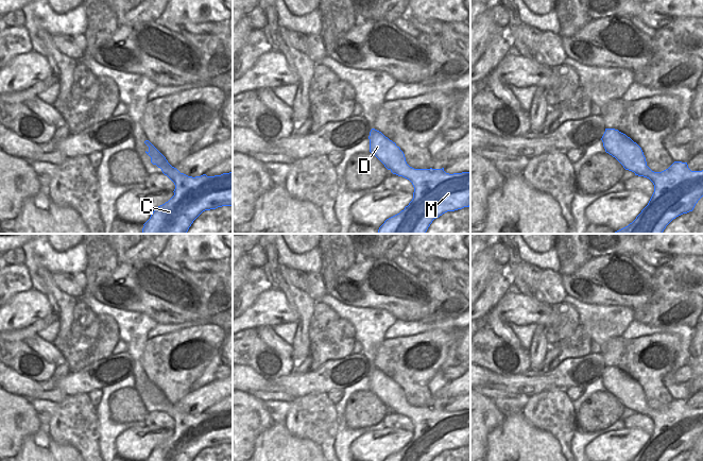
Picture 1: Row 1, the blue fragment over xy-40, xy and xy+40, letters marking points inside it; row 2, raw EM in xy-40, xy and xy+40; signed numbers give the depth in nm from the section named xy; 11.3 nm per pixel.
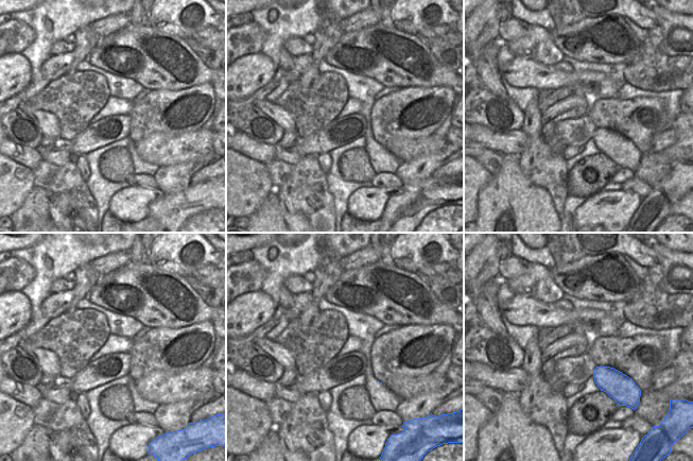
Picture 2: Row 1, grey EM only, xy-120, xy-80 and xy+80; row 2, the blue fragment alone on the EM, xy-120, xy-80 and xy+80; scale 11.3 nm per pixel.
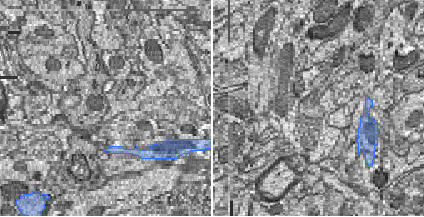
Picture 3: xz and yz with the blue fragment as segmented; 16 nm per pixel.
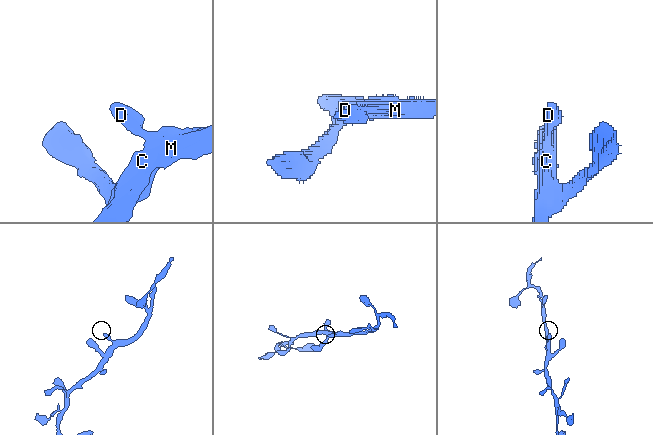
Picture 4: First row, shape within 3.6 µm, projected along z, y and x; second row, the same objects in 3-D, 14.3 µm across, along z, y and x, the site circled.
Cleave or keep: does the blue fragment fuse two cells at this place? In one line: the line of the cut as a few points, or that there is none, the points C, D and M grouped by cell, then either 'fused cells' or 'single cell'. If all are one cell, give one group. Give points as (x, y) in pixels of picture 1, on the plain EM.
no cut; C D M; single cell

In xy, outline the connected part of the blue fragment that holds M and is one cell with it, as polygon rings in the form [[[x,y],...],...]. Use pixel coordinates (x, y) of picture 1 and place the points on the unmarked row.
[[[370,370],[370,390],[373,391],[393,412],[409,417],[413,425],[413,437],[399,451],[387,457],[384,461],[432,461],[447,449],[470,444],[470,409],[449,412],[442,407],[414,407],[410,405],[404,390],[381,370]]]

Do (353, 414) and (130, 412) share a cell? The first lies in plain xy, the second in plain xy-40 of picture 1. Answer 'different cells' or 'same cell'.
same cell

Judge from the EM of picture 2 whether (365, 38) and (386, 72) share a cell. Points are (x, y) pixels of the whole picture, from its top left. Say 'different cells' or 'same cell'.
same cell

